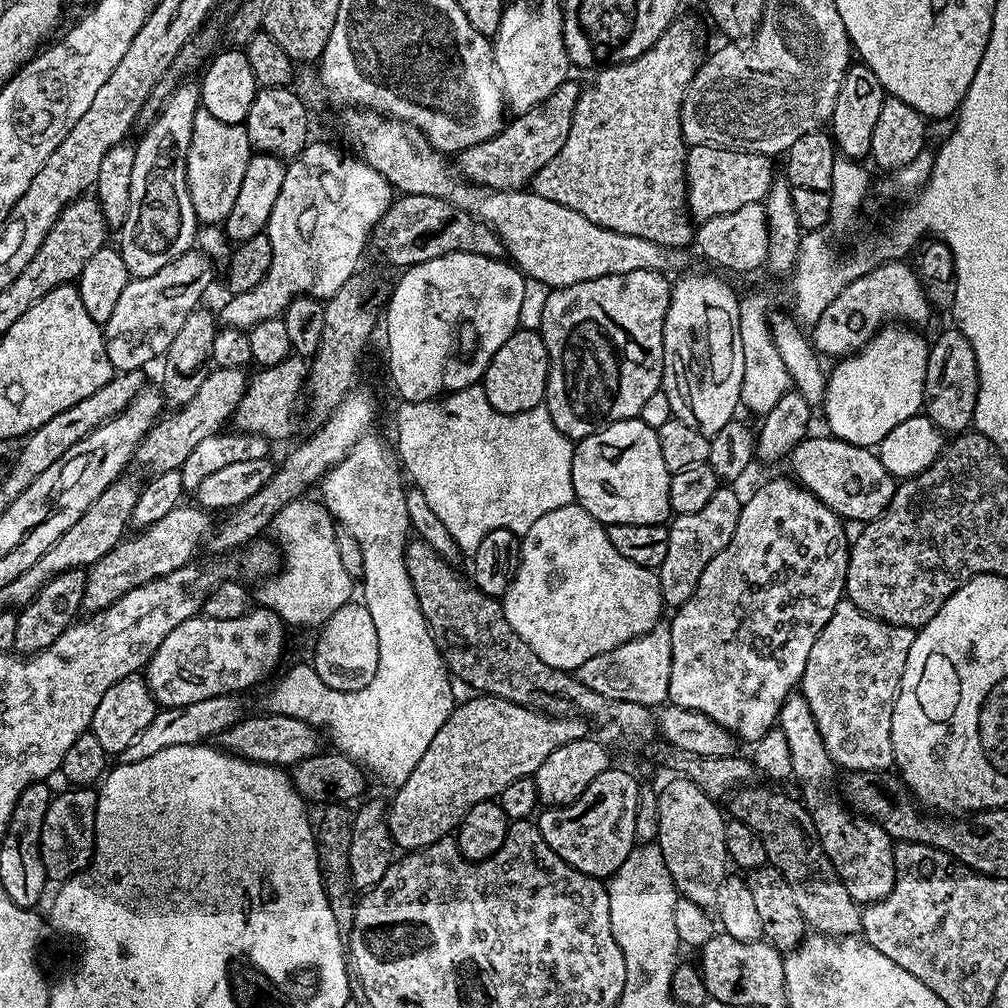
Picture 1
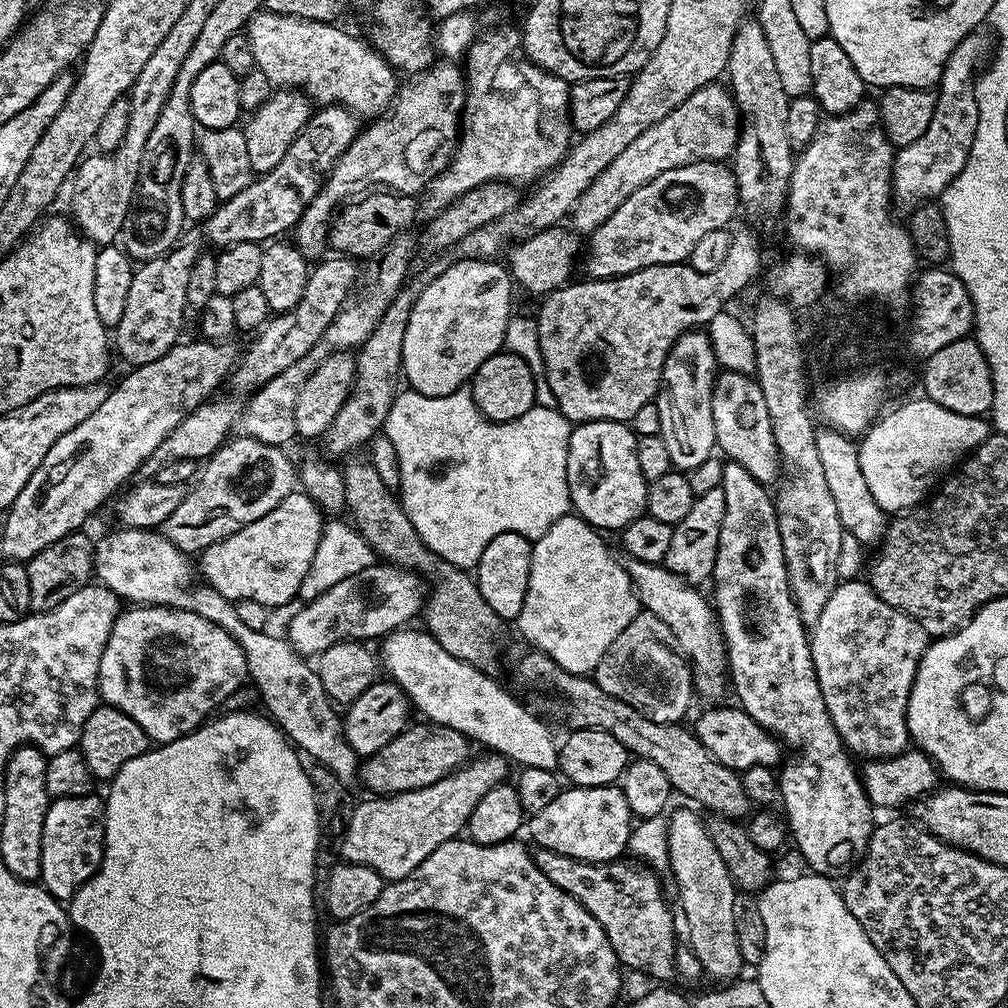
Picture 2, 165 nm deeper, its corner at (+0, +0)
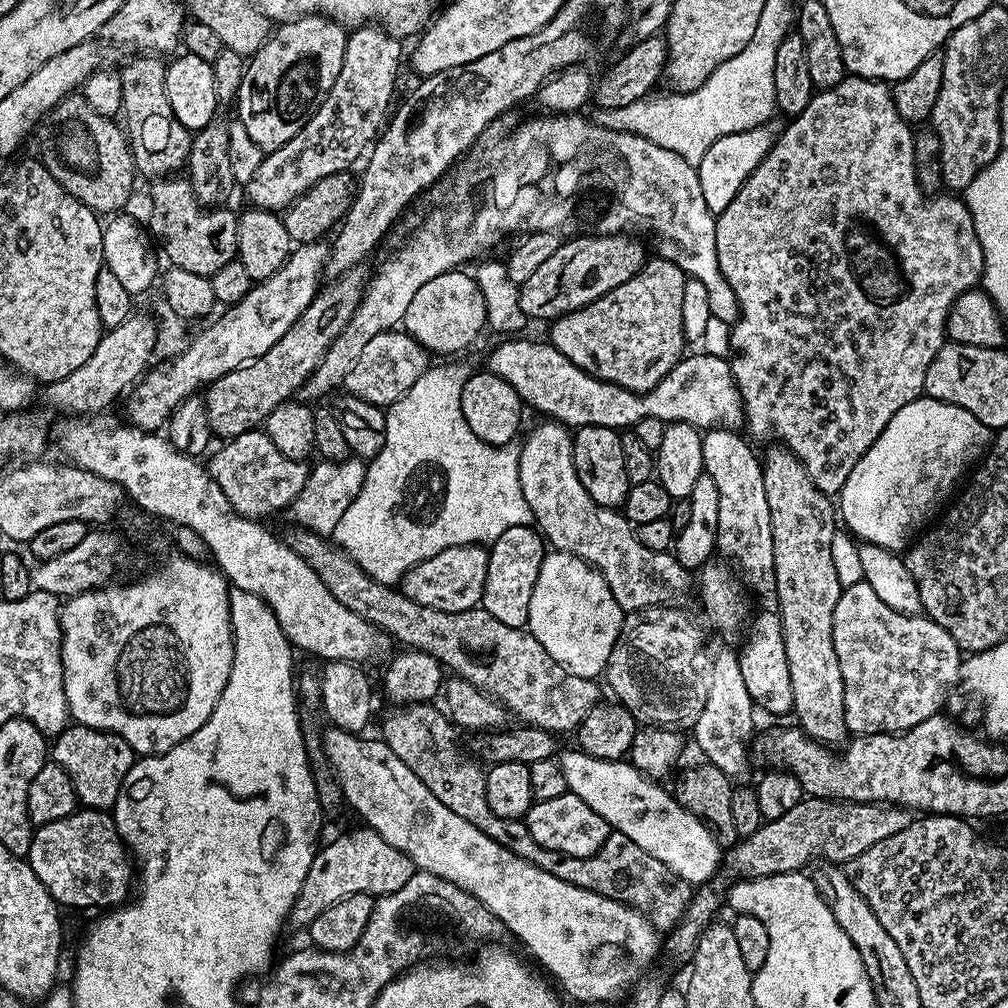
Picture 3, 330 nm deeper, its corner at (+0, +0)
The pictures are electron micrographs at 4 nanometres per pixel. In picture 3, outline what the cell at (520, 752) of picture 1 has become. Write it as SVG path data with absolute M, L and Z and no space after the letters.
M359 827L317 851L302 882L302 890L292 904L291 923L310 925L322 910L334 906L334 902L342 898L350 898L350 894L379 898L389 896L394 890L402 890L402 886L410 882L414 871L412 860L402 854L402 850L390 846L390 842L386 842L386 838L379 836L372 827Z

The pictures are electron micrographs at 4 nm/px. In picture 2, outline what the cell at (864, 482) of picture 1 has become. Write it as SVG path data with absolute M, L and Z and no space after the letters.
M721 371L712 391L712 409L716 448L731 463L746 466L760 484L775 485L782 476L782 461L770 426L770 410L766 410L766 398L762 398L758 381L746 372Z

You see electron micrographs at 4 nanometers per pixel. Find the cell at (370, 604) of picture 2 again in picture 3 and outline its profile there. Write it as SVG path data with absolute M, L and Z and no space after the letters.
M463 544L461 548L447 548L429 560L418 562L404 575L398 588L406 594L406 598L414 598L414 602L422 606L430 606L434 610L446 610L447 612L461 612L477 607L484 599L484 587L486 586L486 570L488 569L488 548L478 544Z

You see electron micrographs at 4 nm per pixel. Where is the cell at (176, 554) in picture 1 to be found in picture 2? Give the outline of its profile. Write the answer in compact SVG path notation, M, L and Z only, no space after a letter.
M248 437L234 438L226 442L199 469L196 489L189 491L184 497L182 506L166 518L162 525L162 536L178 550L186 554L199 554L205 548L214 546L214 542L222 542L222 538L230 538L242 526L250 526L250 522L258 522L262 514L270 514L274 506L281 504L294 491L298 484L298 468L287 456L283 447L275 444L263 444Z

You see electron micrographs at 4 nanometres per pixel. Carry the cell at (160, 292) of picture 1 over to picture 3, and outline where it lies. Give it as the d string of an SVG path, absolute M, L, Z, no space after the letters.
M380 26L360 27L349 35L346 54L342 58L342 70L338 70L338 78L335 79L334 86L330 88L330 93L323 100L322 106L313 112L306 126L294 138L290 138L278 150L265 155L253 178L245 184L244 192L249 205L268 211L285 211L323 177L349 171L353 167L352 164L359 157L360 159L363 157L387 121L396 75L400 72L400 46L402 46L401 41L385 32Z

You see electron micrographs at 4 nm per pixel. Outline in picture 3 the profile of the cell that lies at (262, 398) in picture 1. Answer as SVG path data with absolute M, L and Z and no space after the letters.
M393 330L374 334L374 338L370 338L370 343L362 350L358 362L354 362L350 374L346 374L342 388L347 395L357 396L379 408L387 409L388 405L398 402L398 398L402 398L402 394L406 394L406 390L418 382L418 378L422 378L429 366L429 353L407 332Z

